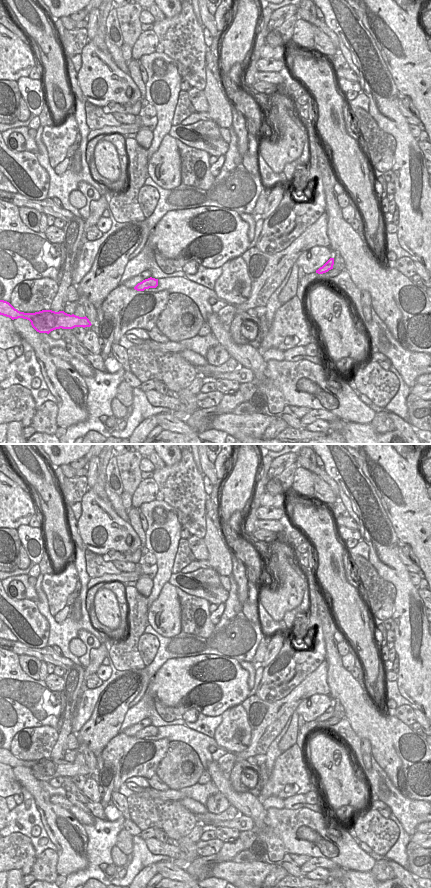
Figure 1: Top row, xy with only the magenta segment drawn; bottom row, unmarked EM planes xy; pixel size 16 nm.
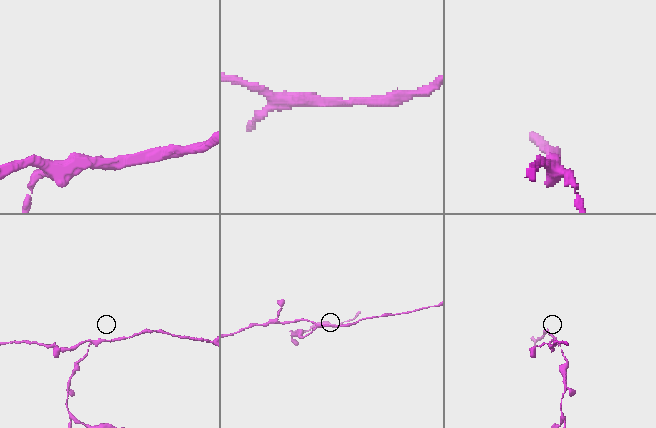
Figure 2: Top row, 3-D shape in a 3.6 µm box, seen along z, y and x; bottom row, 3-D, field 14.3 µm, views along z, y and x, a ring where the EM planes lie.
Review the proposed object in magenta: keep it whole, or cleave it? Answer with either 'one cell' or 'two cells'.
one cell

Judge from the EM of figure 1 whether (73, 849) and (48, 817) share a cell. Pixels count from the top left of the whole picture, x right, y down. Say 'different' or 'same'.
same

